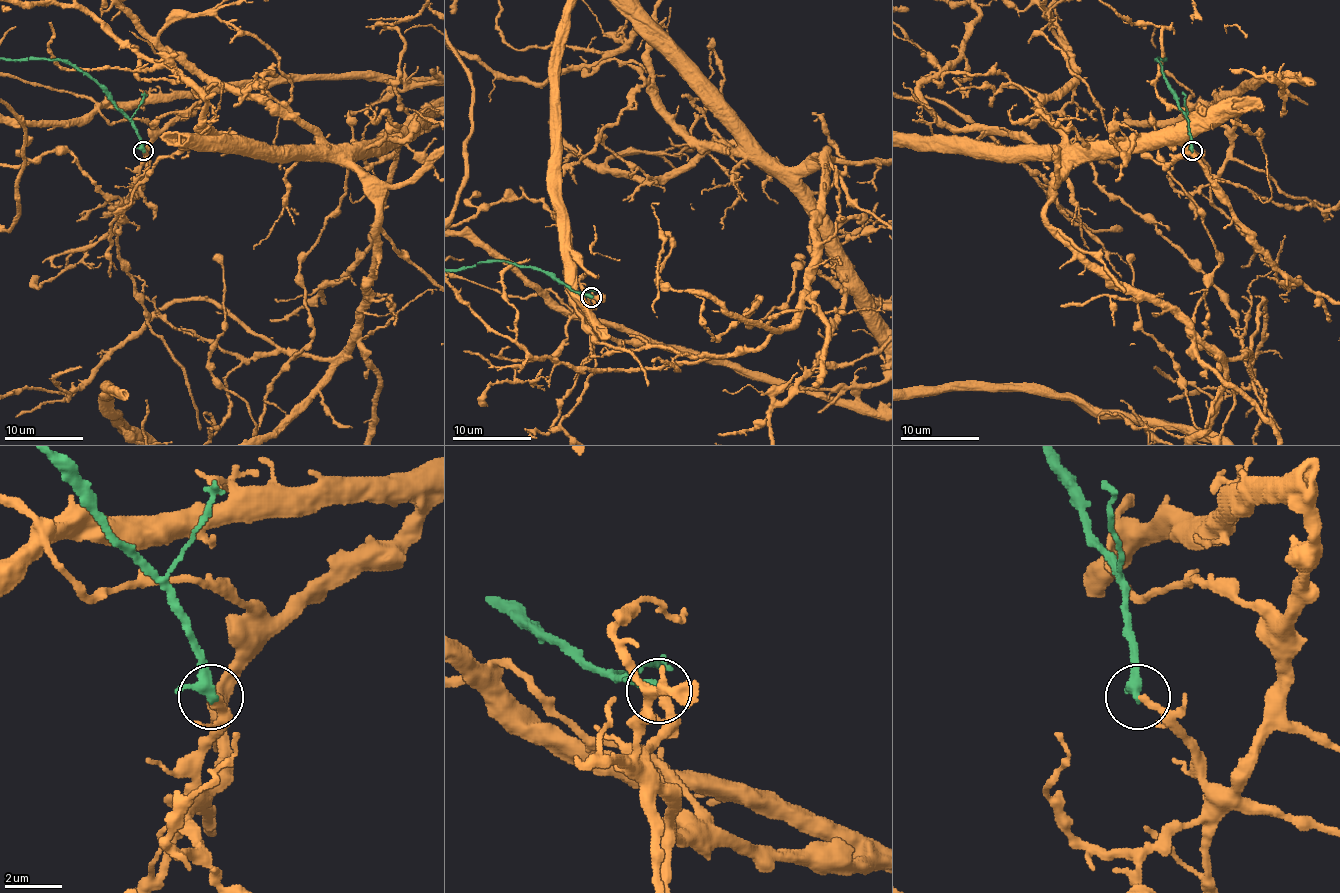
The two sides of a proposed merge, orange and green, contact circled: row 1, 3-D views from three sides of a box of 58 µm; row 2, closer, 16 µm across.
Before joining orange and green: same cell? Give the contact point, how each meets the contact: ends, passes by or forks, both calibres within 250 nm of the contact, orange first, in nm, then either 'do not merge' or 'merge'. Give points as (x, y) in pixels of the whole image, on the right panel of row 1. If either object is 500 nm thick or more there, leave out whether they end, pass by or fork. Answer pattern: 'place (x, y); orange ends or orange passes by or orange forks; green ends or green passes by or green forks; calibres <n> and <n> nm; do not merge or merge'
place (1192, 151); orange ends; green passes by; calibres 280 and 320 nm; do not merge

